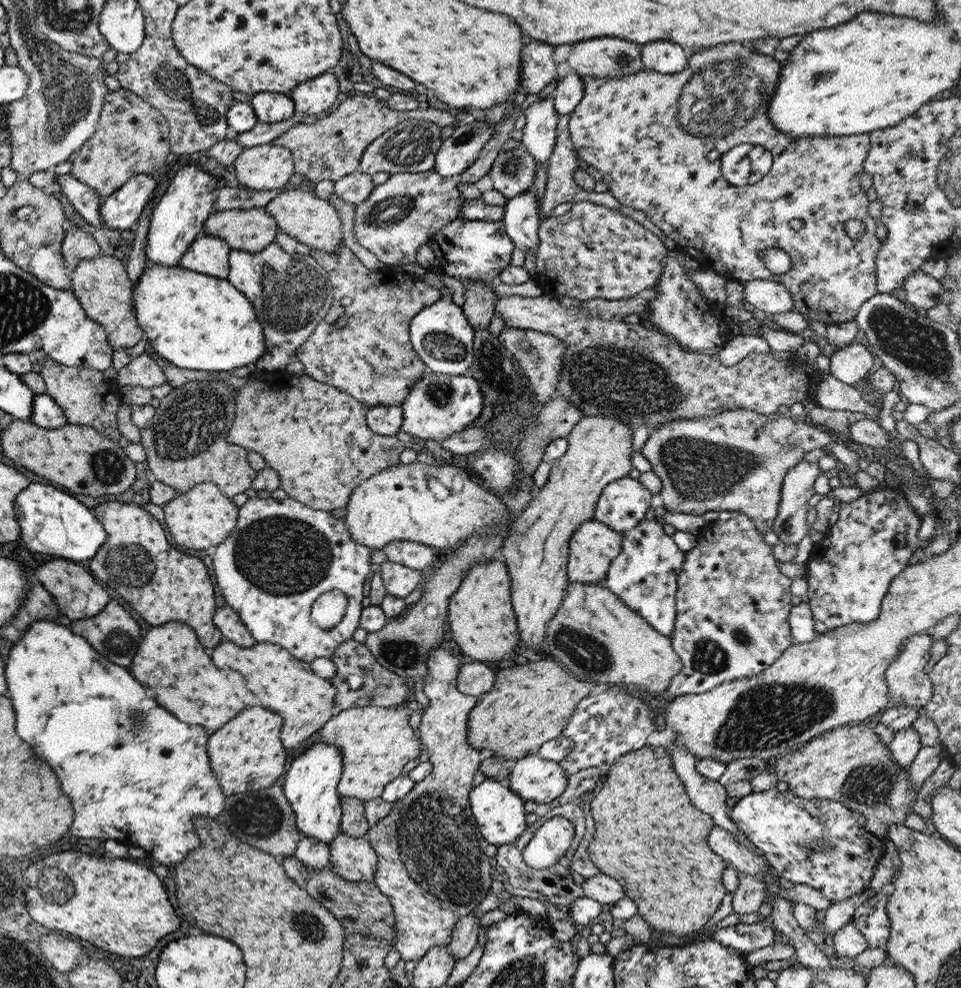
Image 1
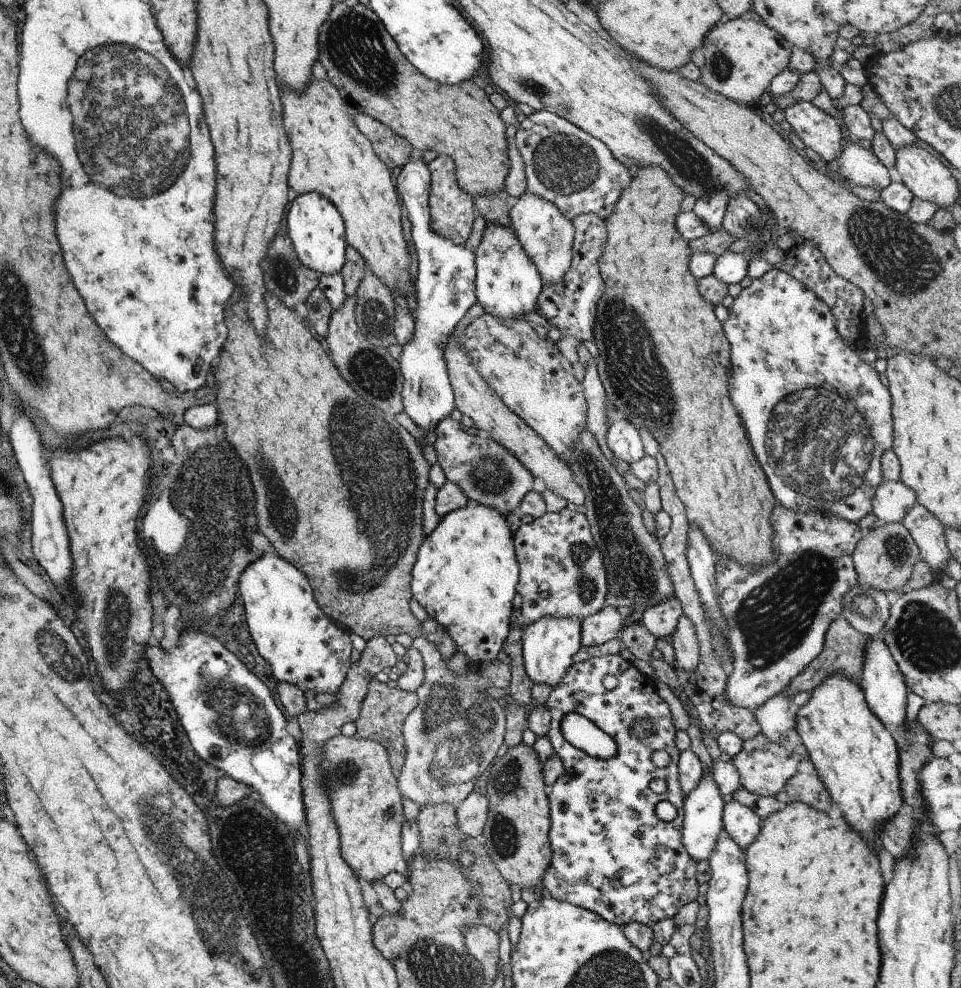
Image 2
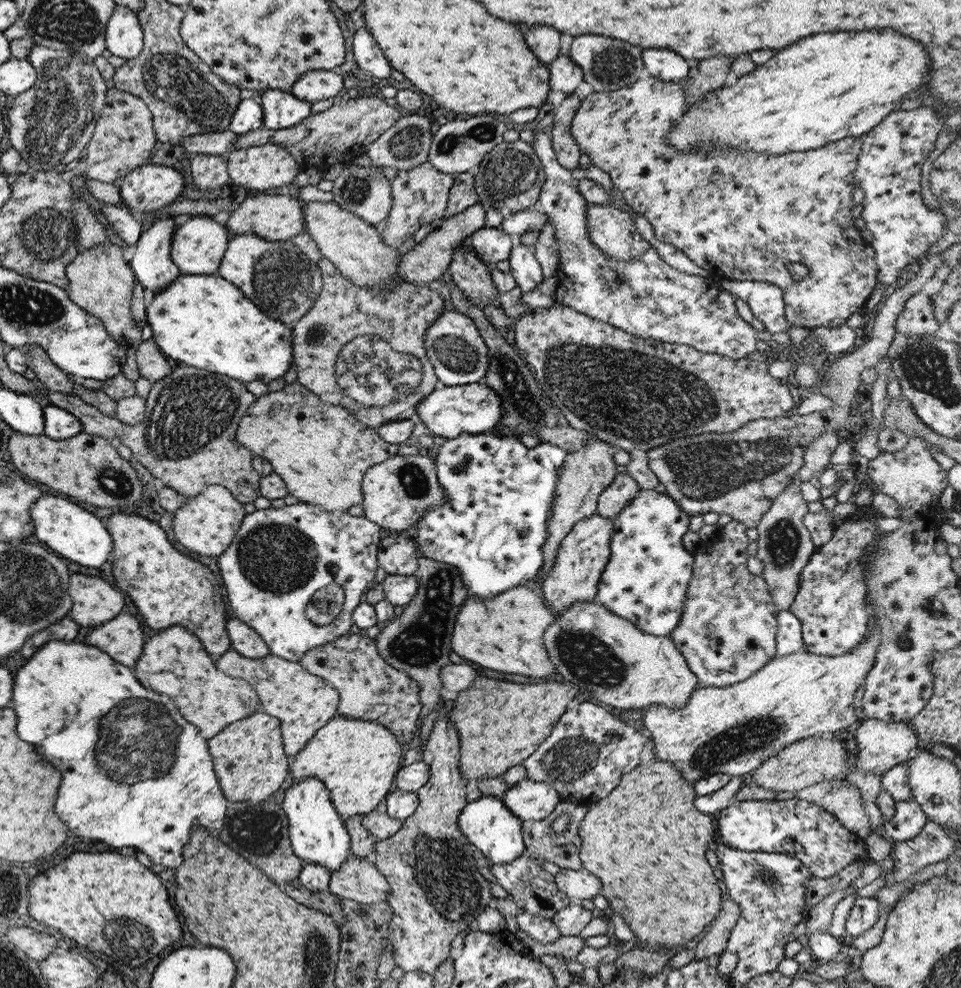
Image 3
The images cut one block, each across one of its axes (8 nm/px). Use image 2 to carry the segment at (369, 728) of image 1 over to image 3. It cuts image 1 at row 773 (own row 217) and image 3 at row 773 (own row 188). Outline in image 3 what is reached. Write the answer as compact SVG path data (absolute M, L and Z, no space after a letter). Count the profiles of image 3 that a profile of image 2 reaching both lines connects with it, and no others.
M338 715L330 718L294 756L288 767L292 784L305 777L318 778L328 790L329 800L341 818L367 814L386 799L393 789L396 772L400 769L399 762L402 761L404 750L393 736L389 729L376 722Z

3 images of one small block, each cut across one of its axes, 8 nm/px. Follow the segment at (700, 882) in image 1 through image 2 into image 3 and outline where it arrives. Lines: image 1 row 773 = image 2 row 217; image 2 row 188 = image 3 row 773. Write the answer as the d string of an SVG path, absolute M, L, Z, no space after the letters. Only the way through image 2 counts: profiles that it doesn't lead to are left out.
M651 758L646 764L638 764L628 773L623 773L620 776L620 781L617 783L617 786L611 789L611 792L607 796L600 798L599 801L594 802L592 805L588 805L587 812L584 814L578 826L578 835L580 836L578 855L582 868L589 871L593 876L596 876L600 882L603 882L599 893L609 902L612 912L623 918L623 922L629 926L631 932L635 930L633 934L639 938L641 942L640 946L645 944L645 946L651 949L663 950L673 948L685 944L685 942L691 940L693 936L701 935L716 917L724 899L723 889L719 884L719 880L715 880L711 866L705 862L705 850L707 850L709 842L712 844L711 834L713 834L715 828L715 826L713 826L715 815L701 814L701 812L697 812L697 810L693 808L693 798L697 797L694 793L694 788L692 785L689 786L689 784L687 784L683 778L679 778L679 776L680 774L669 762Z

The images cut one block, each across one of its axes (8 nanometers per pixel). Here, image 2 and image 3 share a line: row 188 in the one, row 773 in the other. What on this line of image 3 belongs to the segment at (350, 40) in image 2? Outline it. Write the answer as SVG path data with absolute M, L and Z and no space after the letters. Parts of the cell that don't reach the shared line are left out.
M477 676L471 683L471 687L458 692L454 699L454 706L446 718L452 722L454 729L458 732L458 769L463 778L473 785L479 779L501 775L511 766L522 764L523 760L537 750L541 742L549 736L554 722L557 722L561 714L566 711L567 704L577 696L580 690L575 690L571 686L571 684L565 686L565 682L517 684L517 682L491 680L491 678Z

